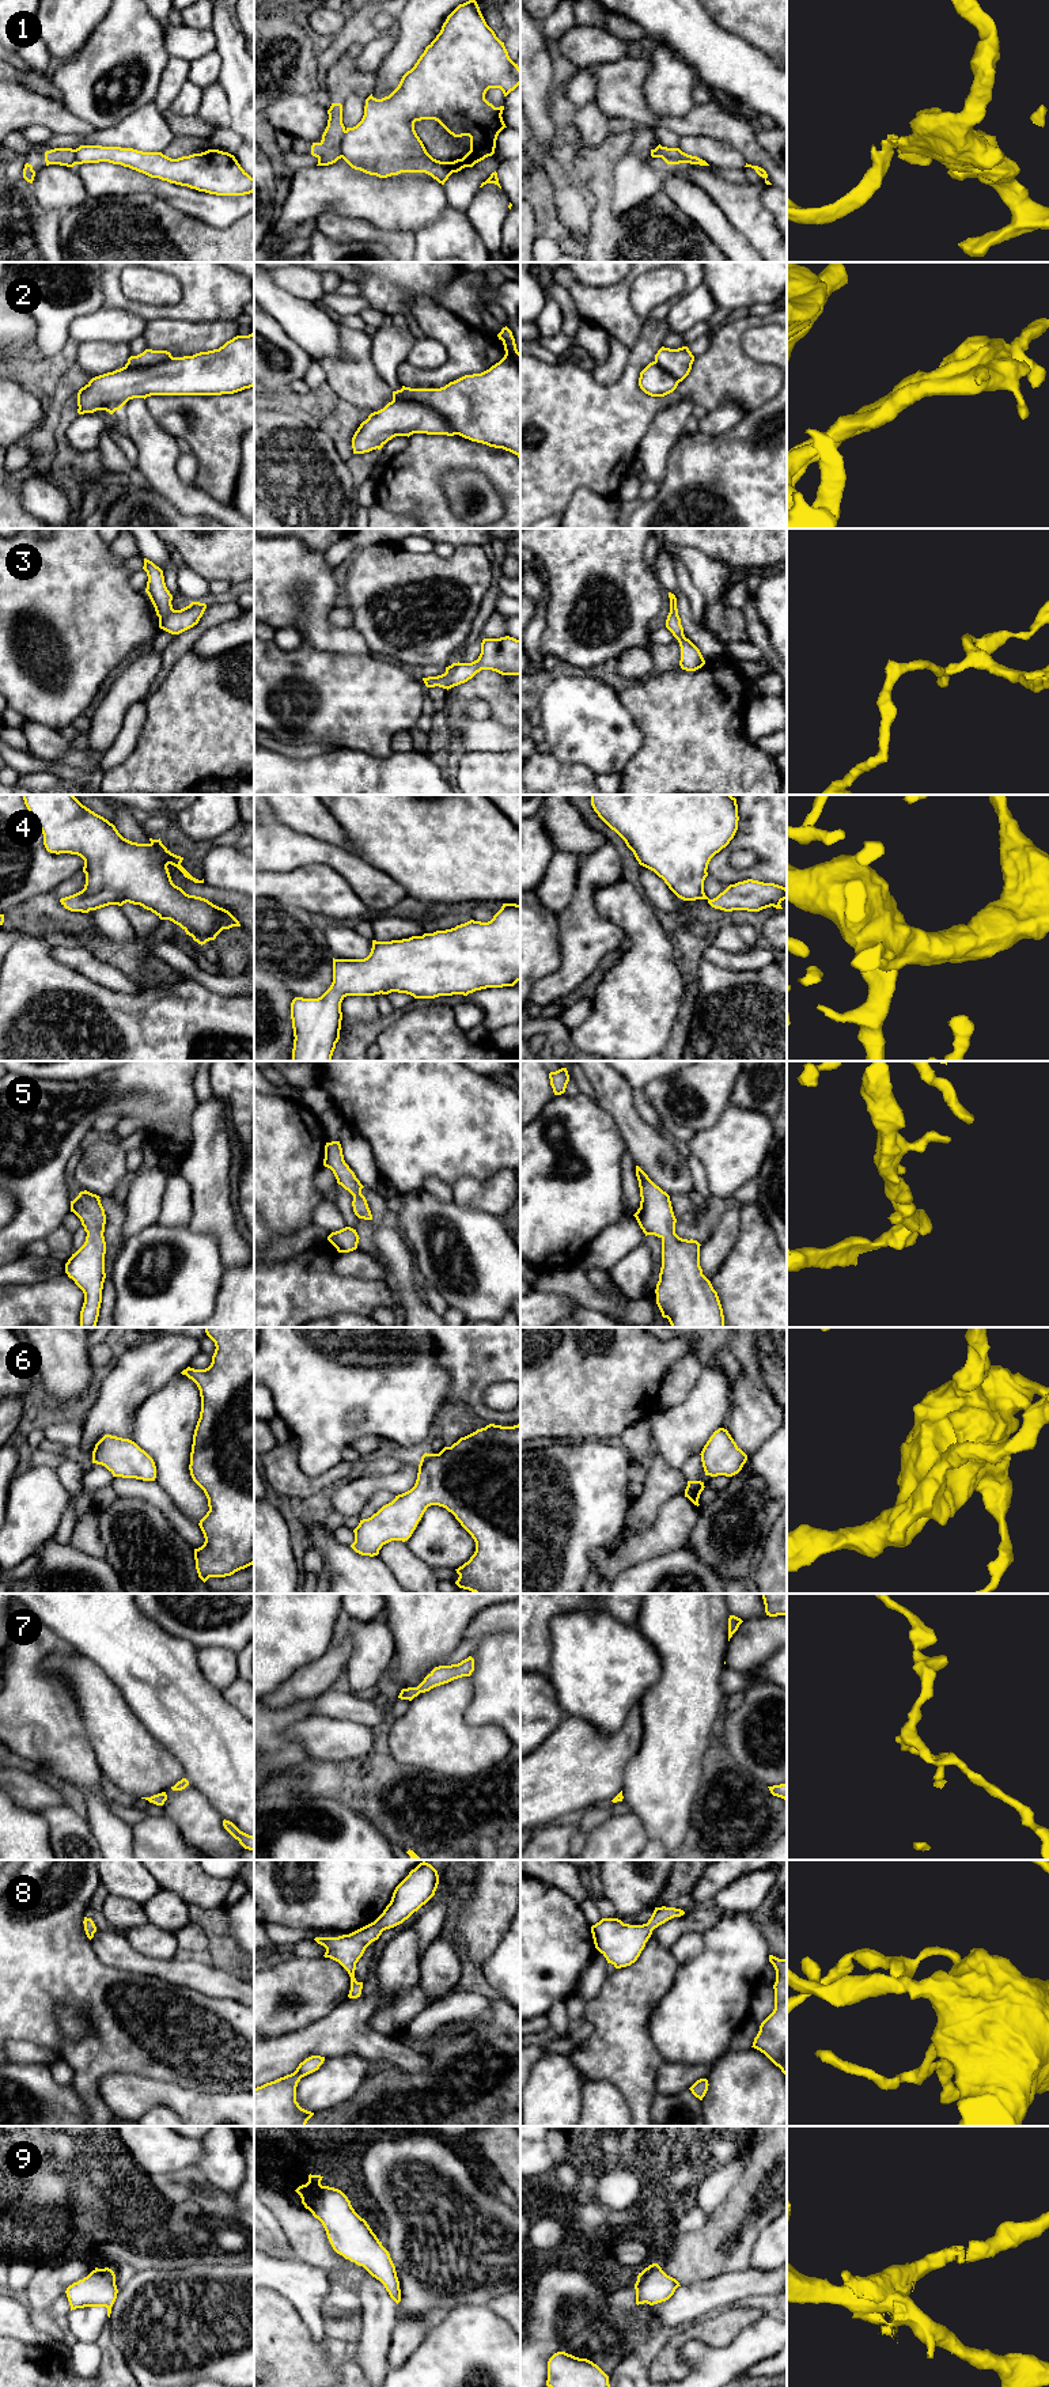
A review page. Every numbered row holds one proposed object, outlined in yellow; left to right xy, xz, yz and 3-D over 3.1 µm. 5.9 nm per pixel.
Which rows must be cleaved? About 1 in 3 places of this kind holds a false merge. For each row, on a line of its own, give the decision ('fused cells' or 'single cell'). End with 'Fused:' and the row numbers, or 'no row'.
1: fused cells
2: single cell
3: single cell
4: single cell
5: single cell
6: single cell
7: single cell
8: single cell
9: single cell
Fused: 1

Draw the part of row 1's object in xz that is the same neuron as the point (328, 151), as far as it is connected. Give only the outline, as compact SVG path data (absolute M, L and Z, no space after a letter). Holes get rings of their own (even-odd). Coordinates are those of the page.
M332 103L327 114L327 126L322 134L322 140L311 145L311 155L318 159L317 166L329 166L342 158L341 144L345 136L342 105Z

